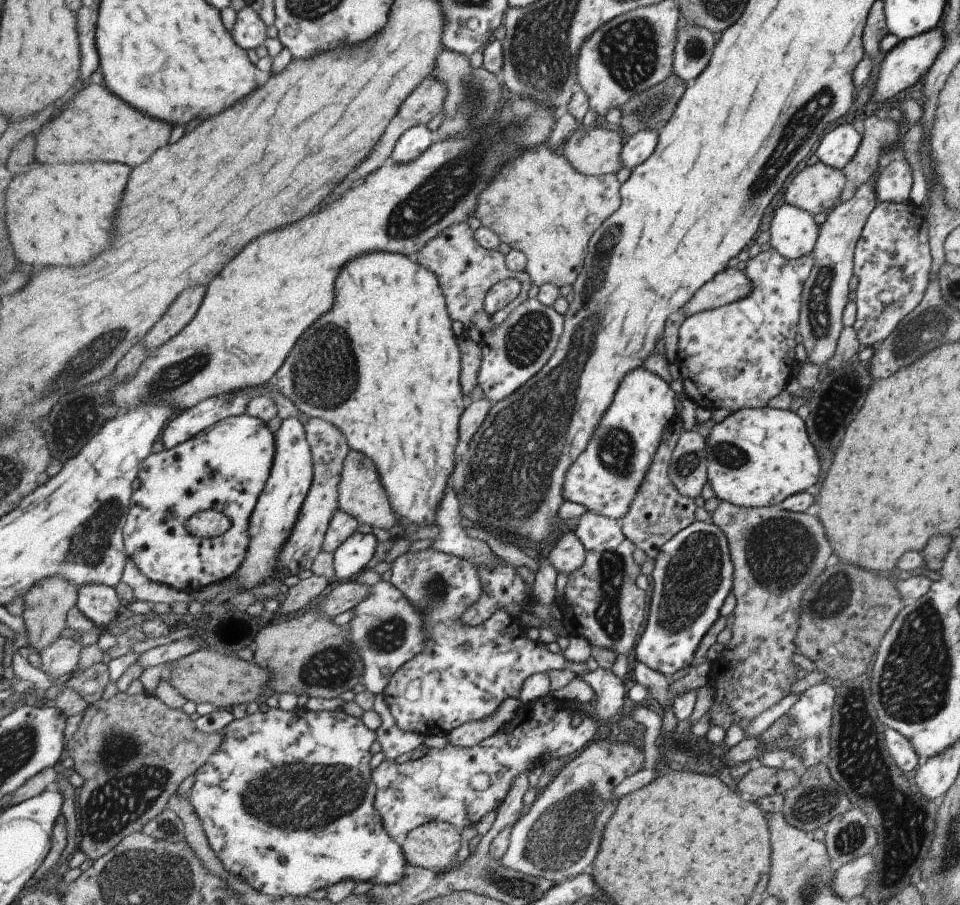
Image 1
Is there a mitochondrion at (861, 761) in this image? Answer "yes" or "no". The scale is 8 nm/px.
yes

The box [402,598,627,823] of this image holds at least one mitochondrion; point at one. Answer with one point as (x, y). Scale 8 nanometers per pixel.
(434, 793)

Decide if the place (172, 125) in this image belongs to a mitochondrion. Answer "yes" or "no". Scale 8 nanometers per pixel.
no

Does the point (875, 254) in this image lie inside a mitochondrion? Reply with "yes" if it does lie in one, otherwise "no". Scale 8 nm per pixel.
no

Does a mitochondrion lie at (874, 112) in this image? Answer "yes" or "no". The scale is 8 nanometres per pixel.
no

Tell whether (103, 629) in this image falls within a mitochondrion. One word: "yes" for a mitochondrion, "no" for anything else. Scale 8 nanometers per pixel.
no

